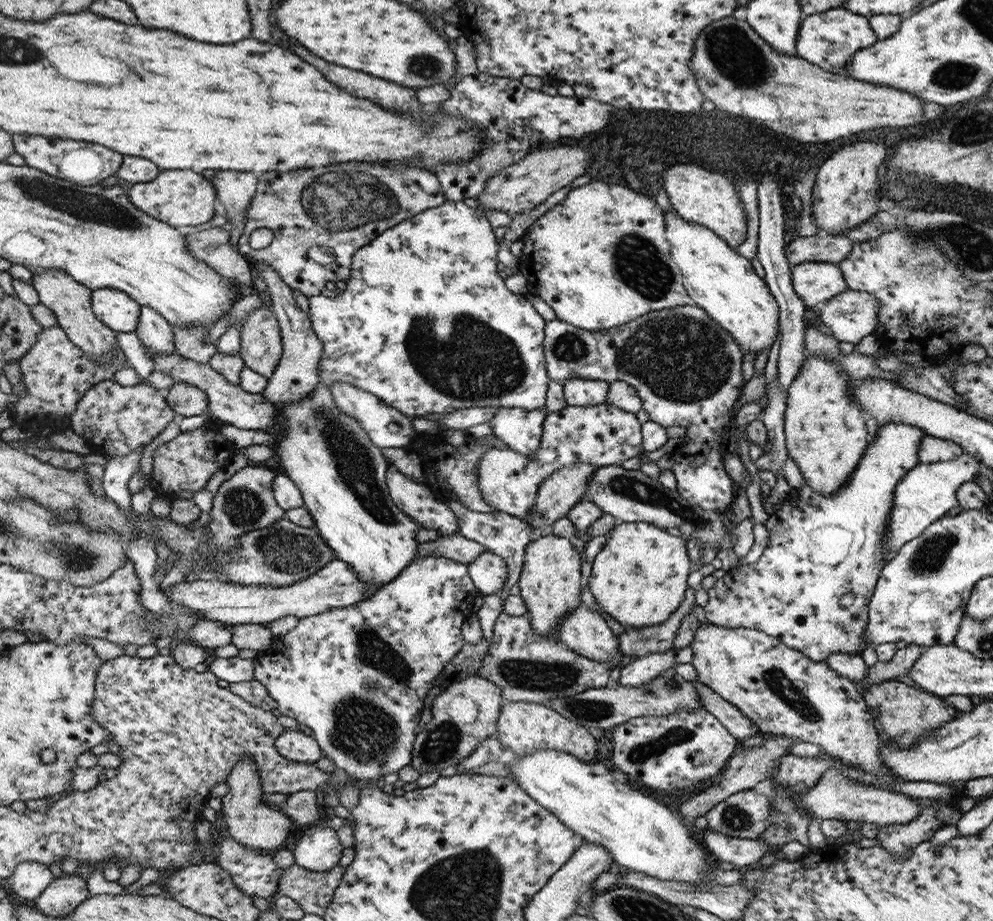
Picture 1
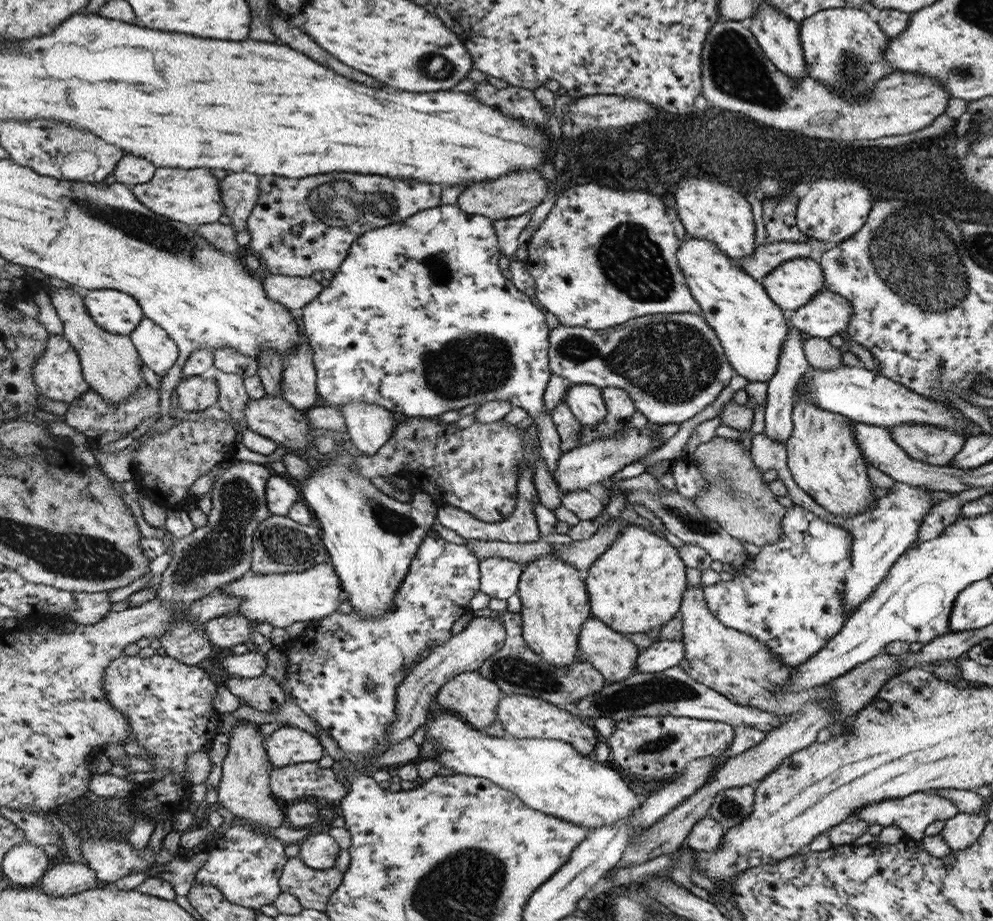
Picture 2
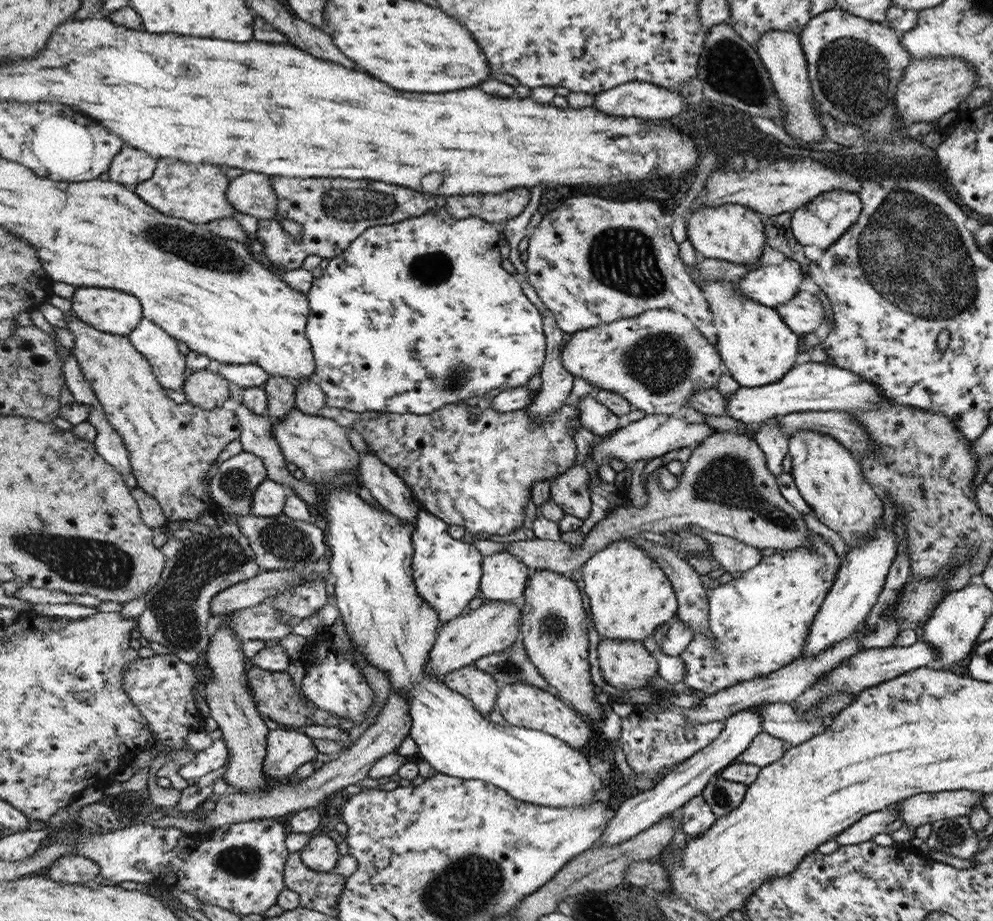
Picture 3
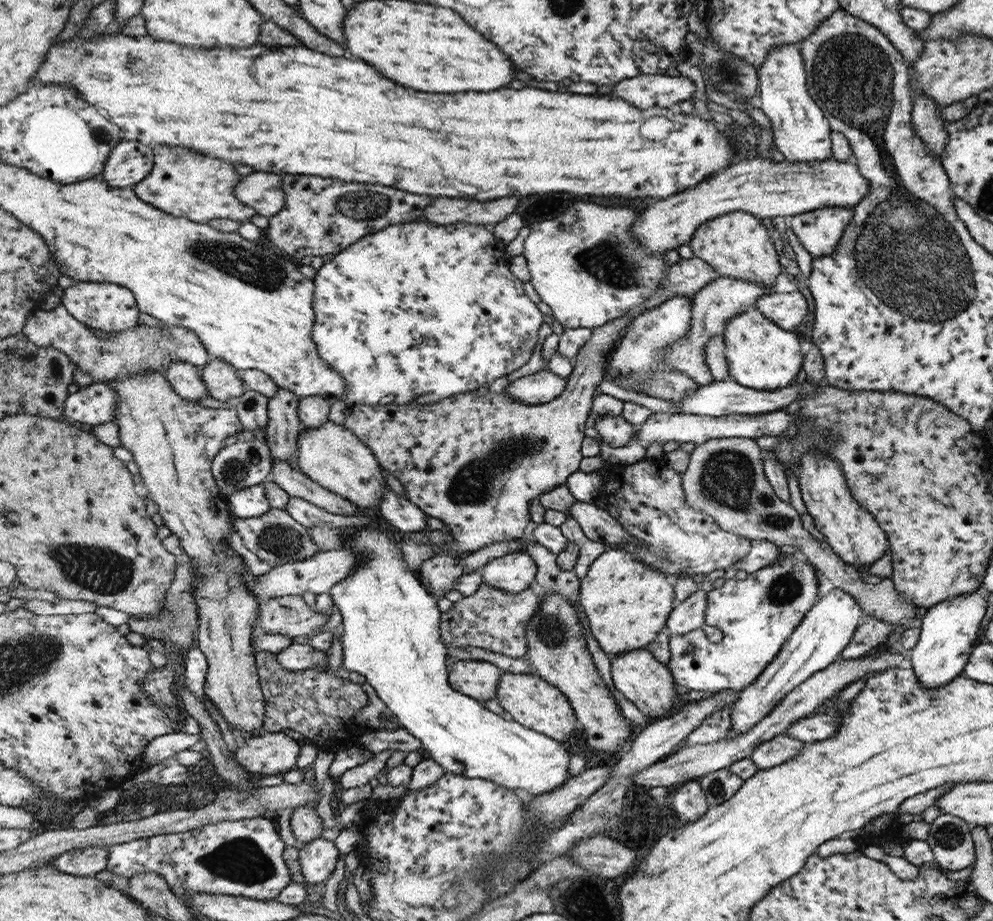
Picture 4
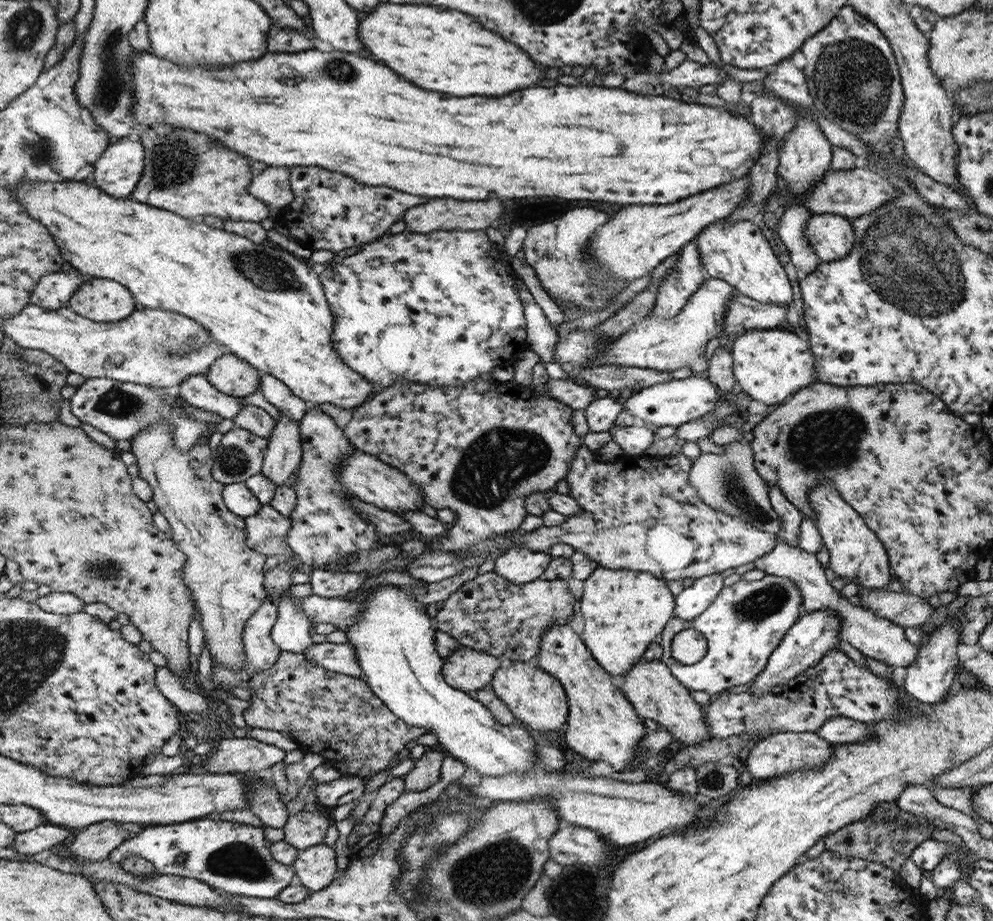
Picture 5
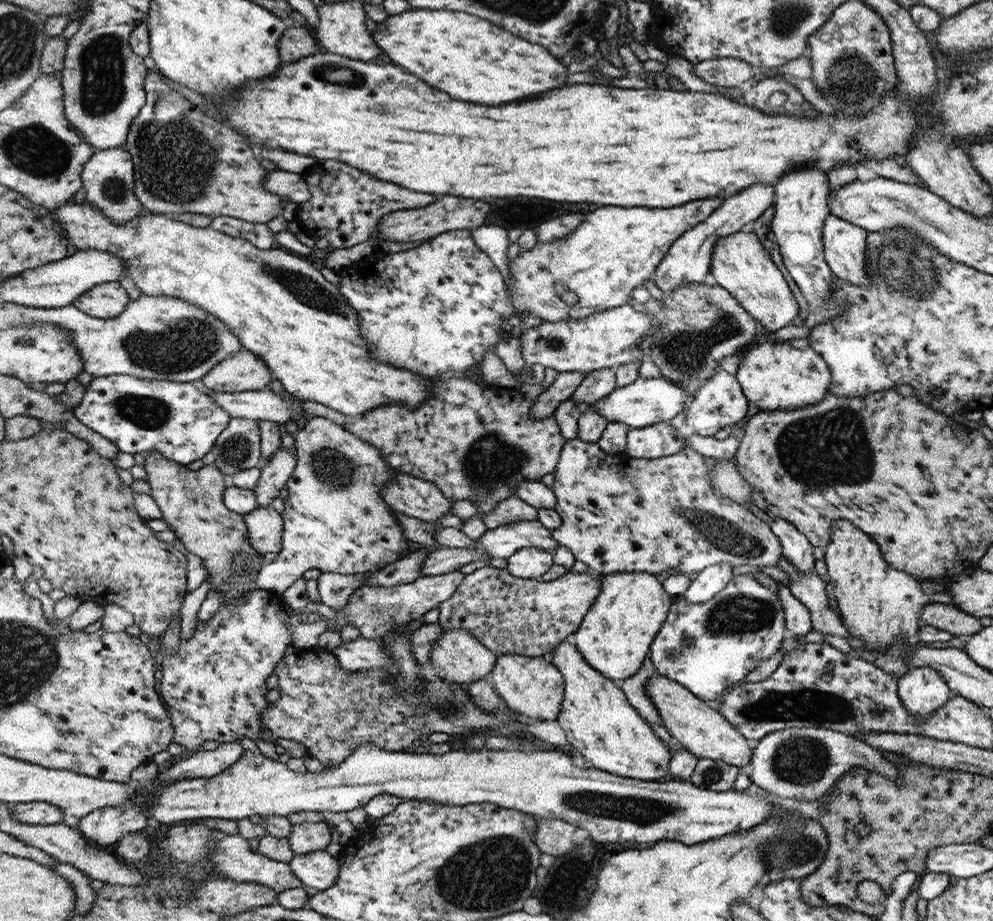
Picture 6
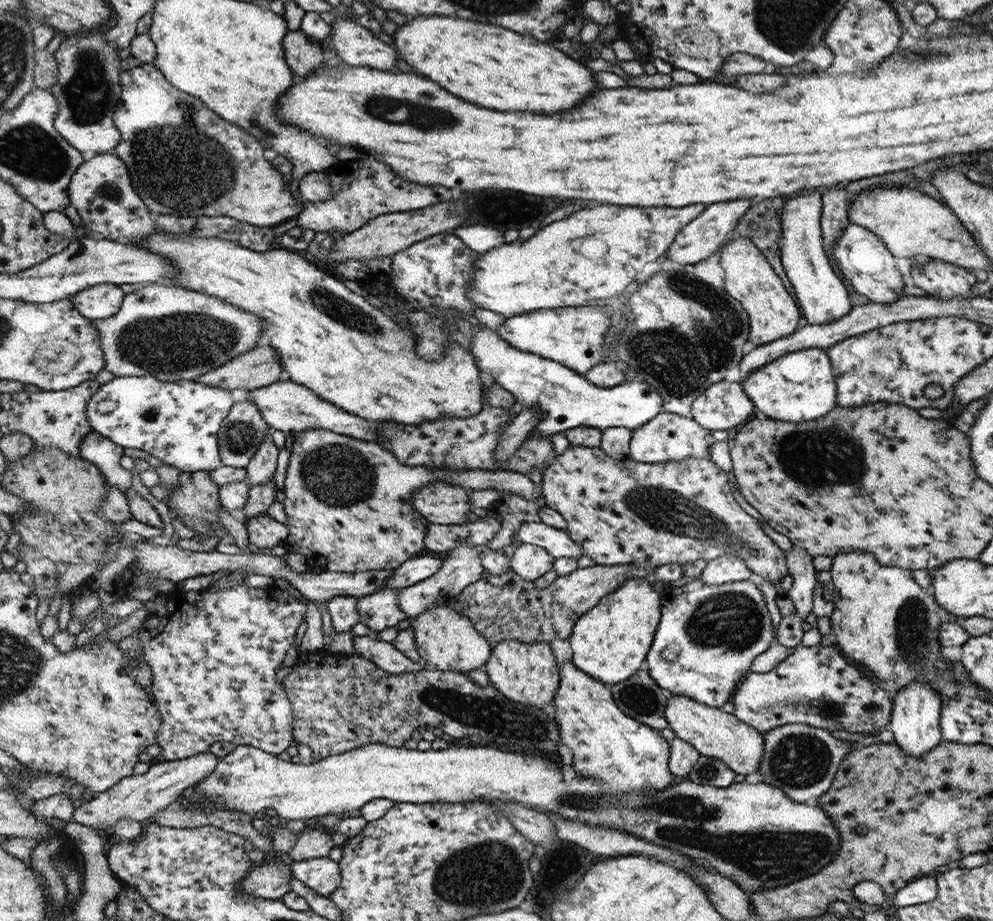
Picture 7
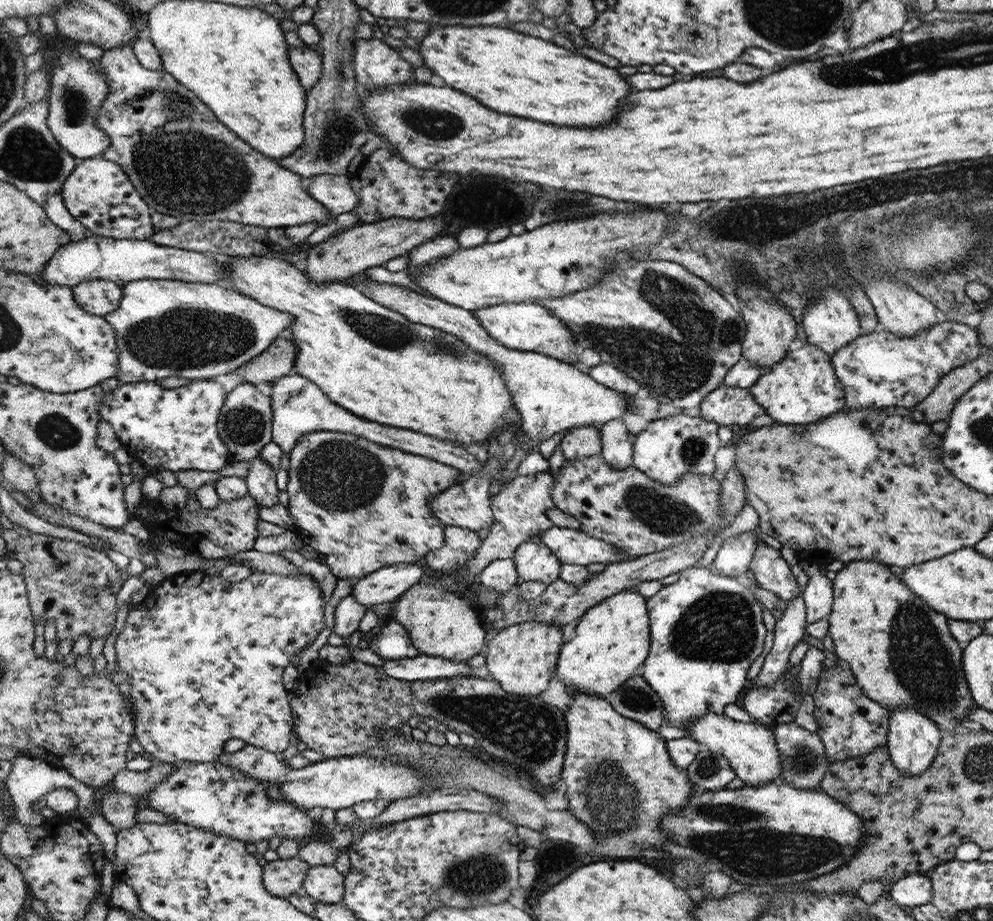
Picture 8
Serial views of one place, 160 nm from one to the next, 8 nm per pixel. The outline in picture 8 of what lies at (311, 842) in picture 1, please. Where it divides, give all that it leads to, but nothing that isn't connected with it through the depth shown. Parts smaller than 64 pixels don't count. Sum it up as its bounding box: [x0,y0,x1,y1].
[302,865,346,904]

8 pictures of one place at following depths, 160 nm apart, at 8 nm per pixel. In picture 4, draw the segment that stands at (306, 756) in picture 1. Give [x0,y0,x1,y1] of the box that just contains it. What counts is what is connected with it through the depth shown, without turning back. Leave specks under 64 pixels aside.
[235,732,301,776]

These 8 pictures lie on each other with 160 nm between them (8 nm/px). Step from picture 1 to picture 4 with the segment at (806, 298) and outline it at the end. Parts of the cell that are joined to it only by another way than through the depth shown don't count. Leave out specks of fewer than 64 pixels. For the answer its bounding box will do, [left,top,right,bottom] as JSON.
[664,276,771,385]

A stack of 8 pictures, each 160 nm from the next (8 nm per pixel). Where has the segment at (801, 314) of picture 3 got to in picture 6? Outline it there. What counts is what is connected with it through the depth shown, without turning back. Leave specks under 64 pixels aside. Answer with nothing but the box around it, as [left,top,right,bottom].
[643,282,757,402]

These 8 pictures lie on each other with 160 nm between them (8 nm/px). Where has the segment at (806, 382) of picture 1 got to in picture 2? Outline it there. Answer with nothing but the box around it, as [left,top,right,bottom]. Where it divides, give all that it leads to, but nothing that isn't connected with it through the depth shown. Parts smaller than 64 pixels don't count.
[785,397,876,515]

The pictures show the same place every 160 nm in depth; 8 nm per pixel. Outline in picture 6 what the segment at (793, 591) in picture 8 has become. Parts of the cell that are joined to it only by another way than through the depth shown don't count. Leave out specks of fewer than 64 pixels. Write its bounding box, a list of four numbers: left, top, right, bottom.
[550,439,783,576]

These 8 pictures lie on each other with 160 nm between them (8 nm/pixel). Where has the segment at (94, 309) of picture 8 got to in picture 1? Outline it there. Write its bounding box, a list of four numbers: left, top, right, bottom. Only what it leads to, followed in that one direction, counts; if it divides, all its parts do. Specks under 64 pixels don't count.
[91,288,142,332]

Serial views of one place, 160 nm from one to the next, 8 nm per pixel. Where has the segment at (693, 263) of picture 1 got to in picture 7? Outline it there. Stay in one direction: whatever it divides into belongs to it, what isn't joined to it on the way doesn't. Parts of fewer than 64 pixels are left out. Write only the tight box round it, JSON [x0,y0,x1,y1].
[740,348,838,422]

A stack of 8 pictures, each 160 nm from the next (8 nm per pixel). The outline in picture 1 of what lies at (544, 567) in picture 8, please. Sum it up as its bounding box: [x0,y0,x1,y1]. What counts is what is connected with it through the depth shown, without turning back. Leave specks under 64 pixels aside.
[467,550,511,595]

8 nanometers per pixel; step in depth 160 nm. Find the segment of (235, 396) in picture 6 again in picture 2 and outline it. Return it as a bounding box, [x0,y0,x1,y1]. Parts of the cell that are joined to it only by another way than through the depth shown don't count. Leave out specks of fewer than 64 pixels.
[130,318,179,377]

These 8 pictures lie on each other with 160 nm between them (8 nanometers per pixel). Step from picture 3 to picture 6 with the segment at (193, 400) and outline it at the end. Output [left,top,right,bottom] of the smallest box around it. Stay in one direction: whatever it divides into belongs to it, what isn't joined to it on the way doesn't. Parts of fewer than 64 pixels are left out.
[203,351,274,393]

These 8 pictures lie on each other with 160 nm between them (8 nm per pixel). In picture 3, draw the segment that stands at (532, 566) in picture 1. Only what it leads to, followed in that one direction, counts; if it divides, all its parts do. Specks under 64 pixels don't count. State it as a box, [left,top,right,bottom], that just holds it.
[522,570,606,722]

